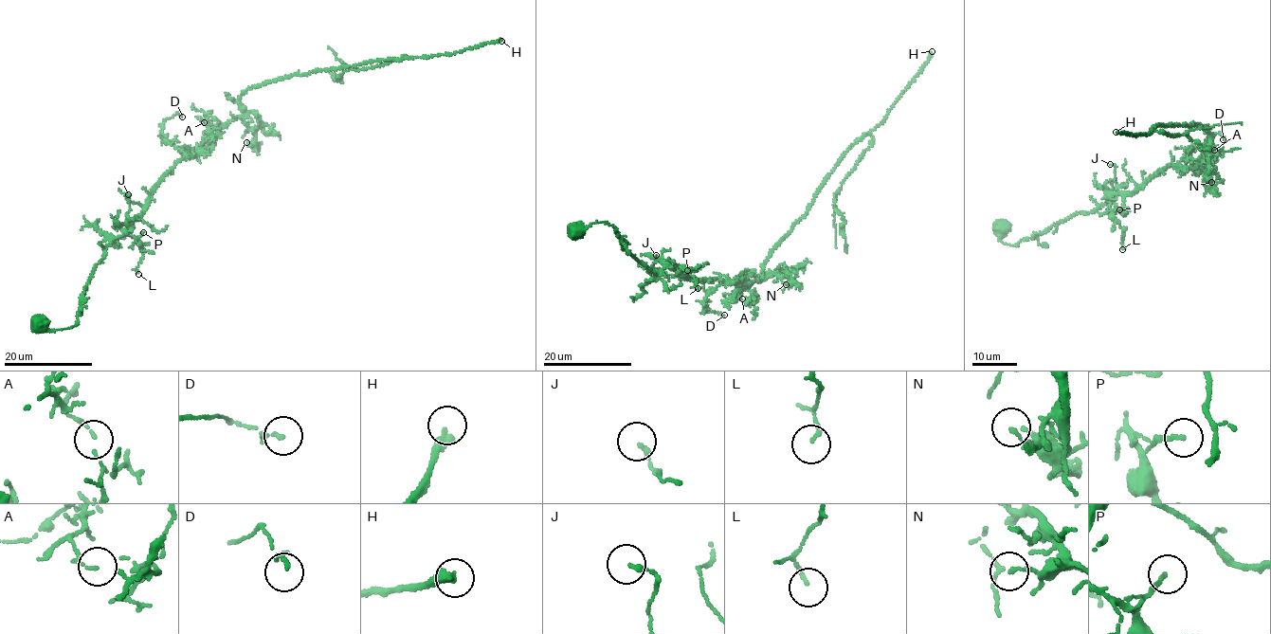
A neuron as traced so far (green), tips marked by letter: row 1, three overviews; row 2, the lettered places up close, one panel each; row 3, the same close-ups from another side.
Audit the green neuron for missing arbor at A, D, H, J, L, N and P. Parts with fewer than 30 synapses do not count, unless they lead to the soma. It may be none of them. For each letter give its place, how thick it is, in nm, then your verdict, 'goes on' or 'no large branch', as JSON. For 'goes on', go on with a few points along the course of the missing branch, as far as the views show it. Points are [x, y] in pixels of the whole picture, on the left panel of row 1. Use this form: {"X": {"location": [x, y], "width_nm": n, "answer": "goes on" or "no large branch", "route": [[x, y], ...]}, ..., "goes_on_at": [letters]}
{"A": {"location": [204, 122], "width_nm": 90, "answer": "no large branch"}, "D": {"location": [182, 117], "width_nm": 130, "answer": "no large branch"}, "H": {"location": [501, 41], "width_nm": 300, "answer": "goes on"}, "J": {"location": [128, 194], "width_nm": 170, "answer": "no large branch"}, "L": {"location": [138, 274], "width_nm": 130, "answer": "no large branch"}, "N": {"location": [246, 142], "width_nm": 150, "answer": "no large branch"}, "P": {"location": [143, 232], "width_nm": 140, "answer": "no large branch"}, "goes_on_at": ["H"]}

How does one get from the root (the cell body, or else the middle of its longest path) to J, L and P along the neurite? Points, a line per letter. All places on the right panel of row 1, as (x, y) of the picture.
J: (1000, 226), (999, 240), (1015, 245), (1109, 202), (1104, 184), (1115, 178), (1116, 166), (1110, 164)
L: (1000, 226), (999, 240), (1015, 245), (1078, 212), (1089, 212), (1109, 201), (1112, 217), (1124, 231), (1122, 249)
P: (1000, 226), (999, 240), (1015, 245), (1078, 212), (1089, 212), (1109, 201), (1113, 210), (1119, 209)

